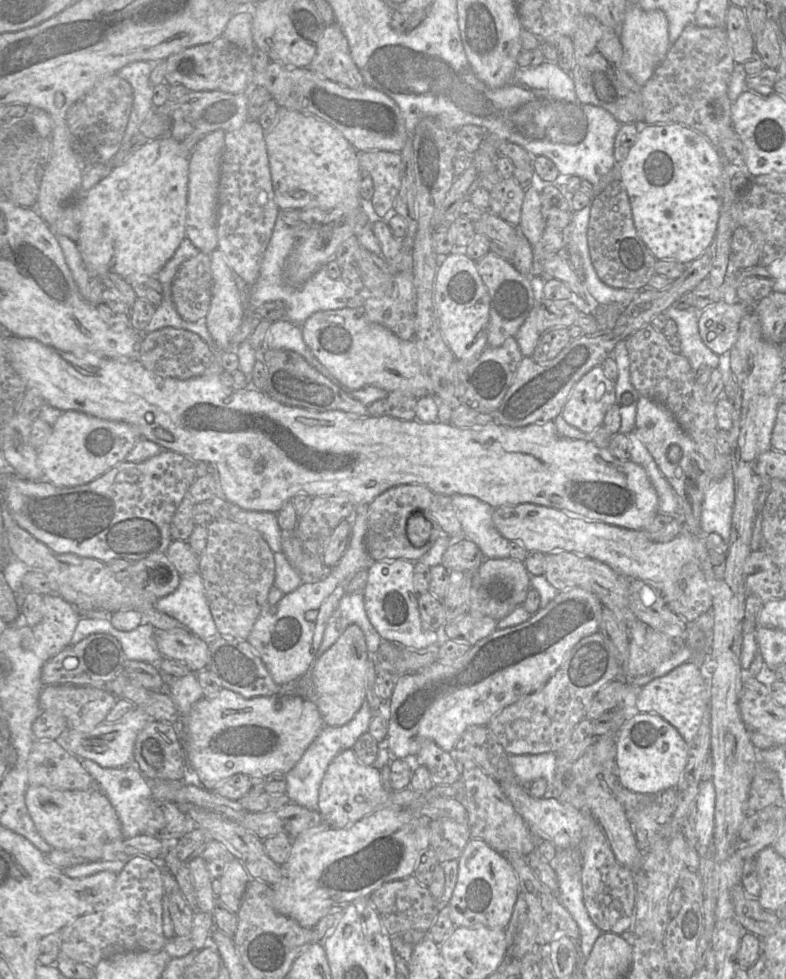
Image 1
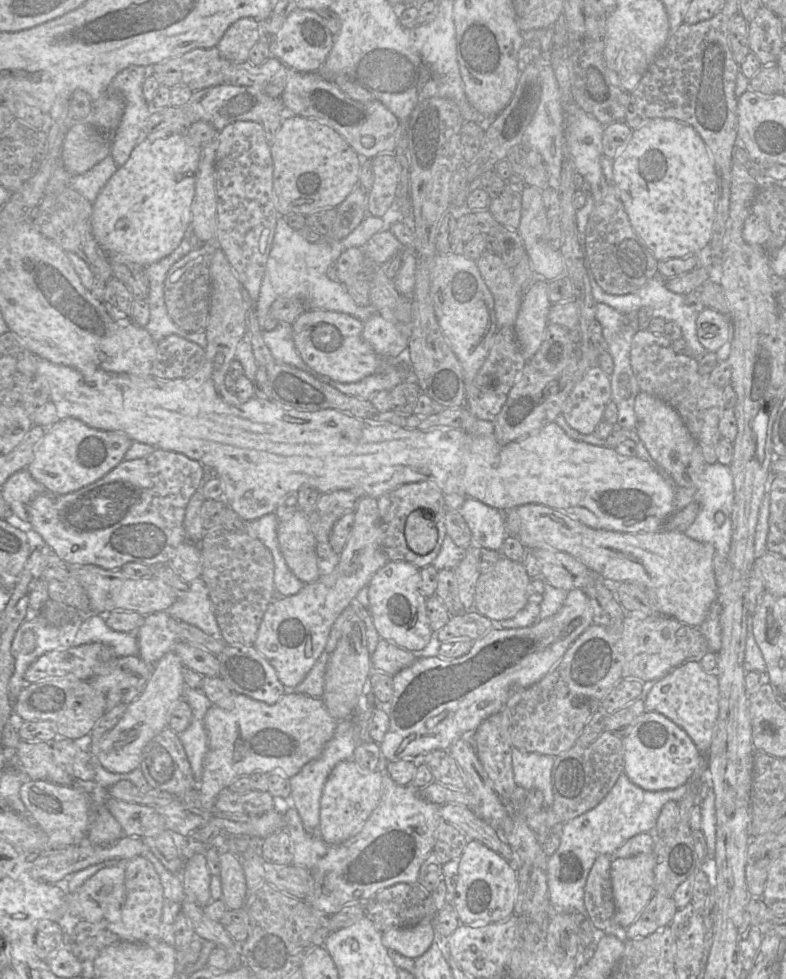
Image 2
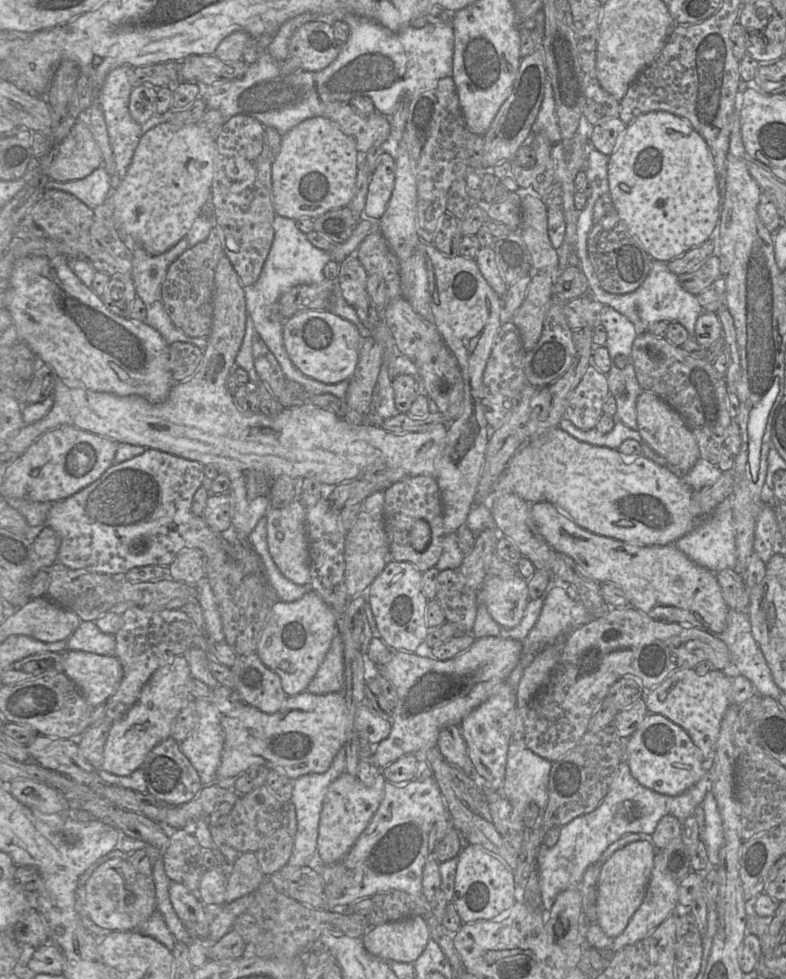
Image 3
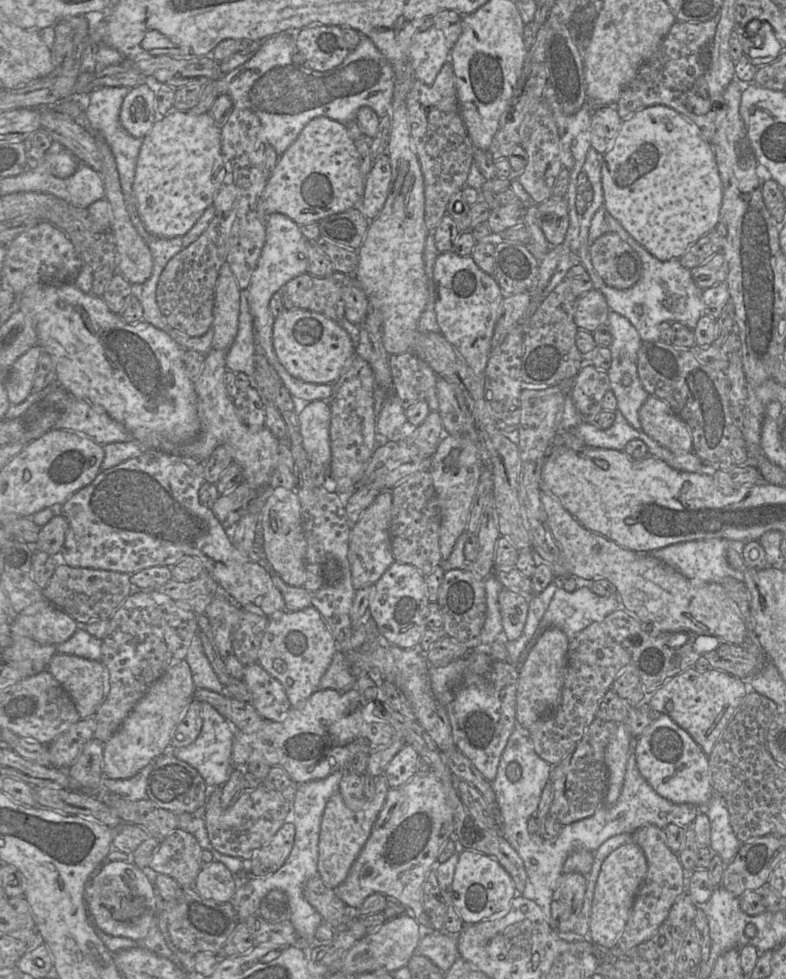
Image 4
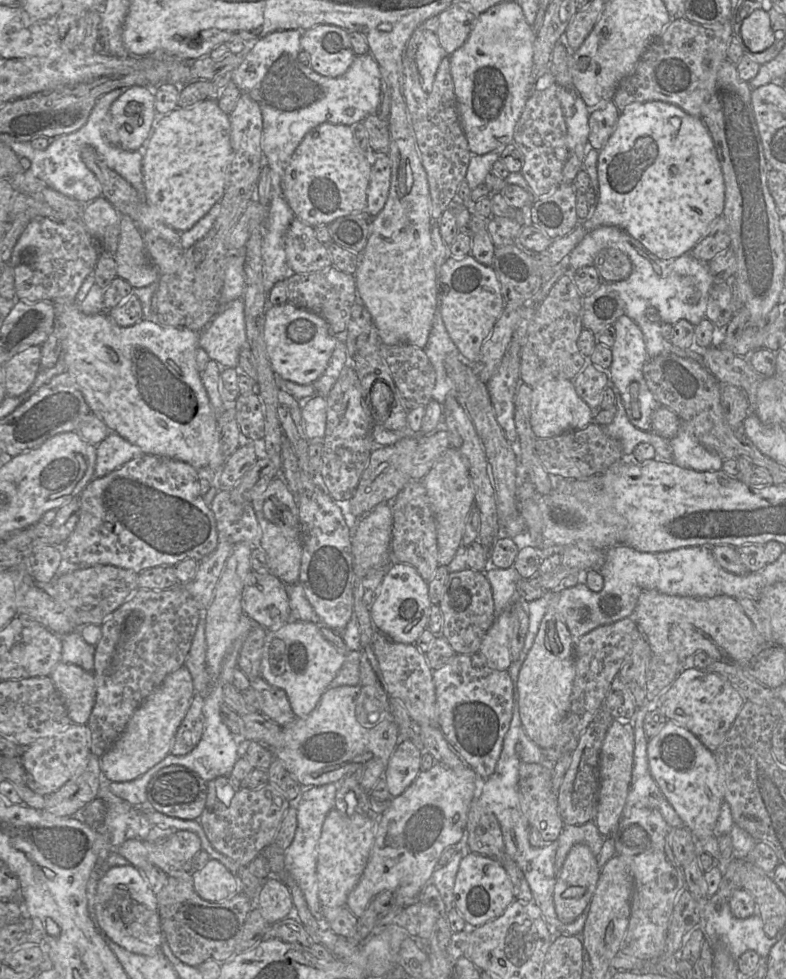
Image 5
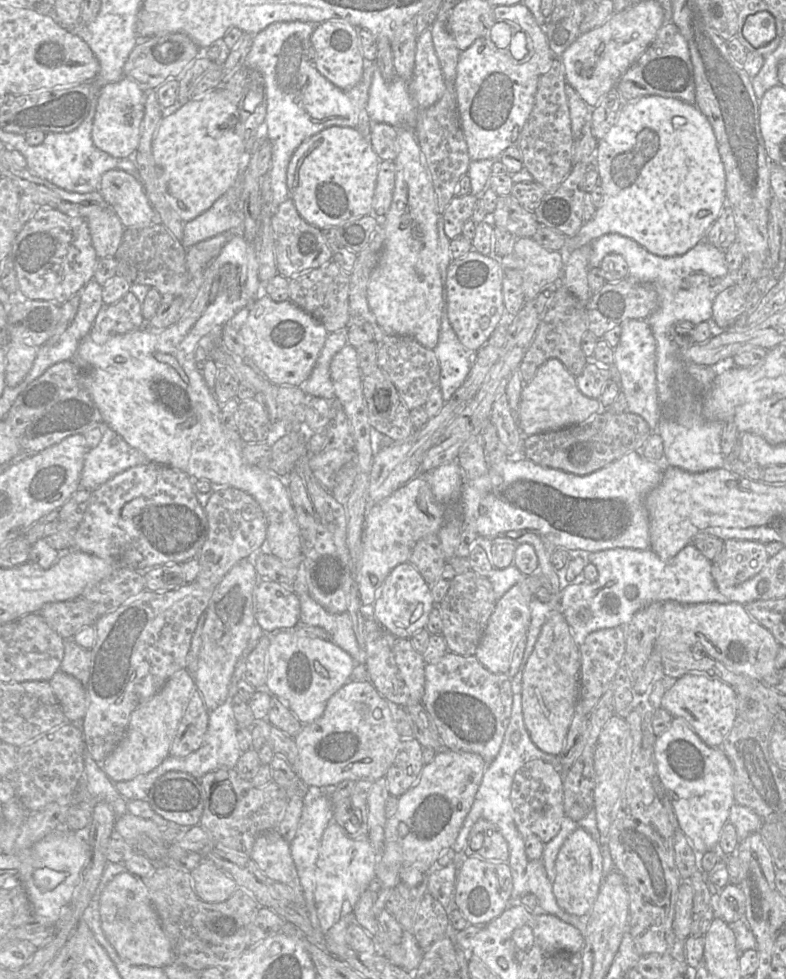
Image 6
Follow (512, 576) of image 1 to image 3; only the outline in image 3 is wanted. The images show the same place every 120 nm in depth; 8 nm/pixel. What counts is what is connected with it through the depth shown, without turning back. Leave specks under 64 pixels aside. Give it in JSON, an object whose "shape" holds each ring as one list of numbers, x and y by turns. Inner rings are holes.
{"shape":[[519,574,512,578,486,577,479,598,501,628,512,629,521,622,530,600,527,580]]}

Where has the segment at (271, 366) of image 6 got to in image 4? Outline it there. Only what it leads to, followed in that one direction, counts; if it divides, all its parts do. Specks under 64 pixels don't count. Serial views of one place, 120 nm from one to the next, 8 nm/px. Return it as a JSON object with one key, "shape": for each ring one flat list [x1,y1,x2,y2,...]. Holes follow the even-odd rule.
{"shape":[[286,310,274,320,273,347,279,362,294,378,308,383,333,384,351,364,355,349,347,331,316,312]]}

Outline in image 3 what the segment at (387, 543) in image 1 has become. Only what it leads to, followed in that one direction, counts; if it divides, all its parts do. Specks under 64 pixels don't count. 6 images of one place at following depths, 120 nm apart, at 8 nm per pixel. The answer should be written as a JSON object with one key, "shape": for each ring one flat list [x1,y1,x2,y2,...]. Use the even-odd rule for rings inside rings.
{"shape":[[419,475,393,483,384,490,384,523,393,561,410,562,421,573,436,566,442,554,445,536,443,524,443,503,438,483,433,476],[423,519,431,527,431,541,422,551,416,551,409,539,409,533,416,520]]}

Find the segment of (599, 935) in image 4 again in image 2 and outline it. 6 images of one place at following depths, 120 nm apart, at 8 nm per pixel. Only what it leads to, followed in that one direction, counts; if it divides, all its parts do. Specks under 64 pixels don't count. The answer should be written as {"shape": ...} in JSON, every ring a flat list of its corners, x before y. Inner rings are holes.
{"shape":[[653,853,613,859,610,867,615,922,627,928,655,893]]}

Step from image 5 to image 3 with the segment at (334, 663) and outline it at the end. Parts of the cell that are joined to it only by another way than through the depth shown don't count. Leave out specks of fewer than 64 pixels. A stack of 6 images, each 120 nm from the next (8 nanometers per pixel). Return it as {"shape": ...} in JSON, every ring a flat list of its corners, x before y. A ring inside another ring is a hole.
{"shape":[[308,589,303,597,294,602,277,600,272,605,256,653,263,664,280,677,284,692,294,696,306,691,336,633,334,612,316,592]]}

